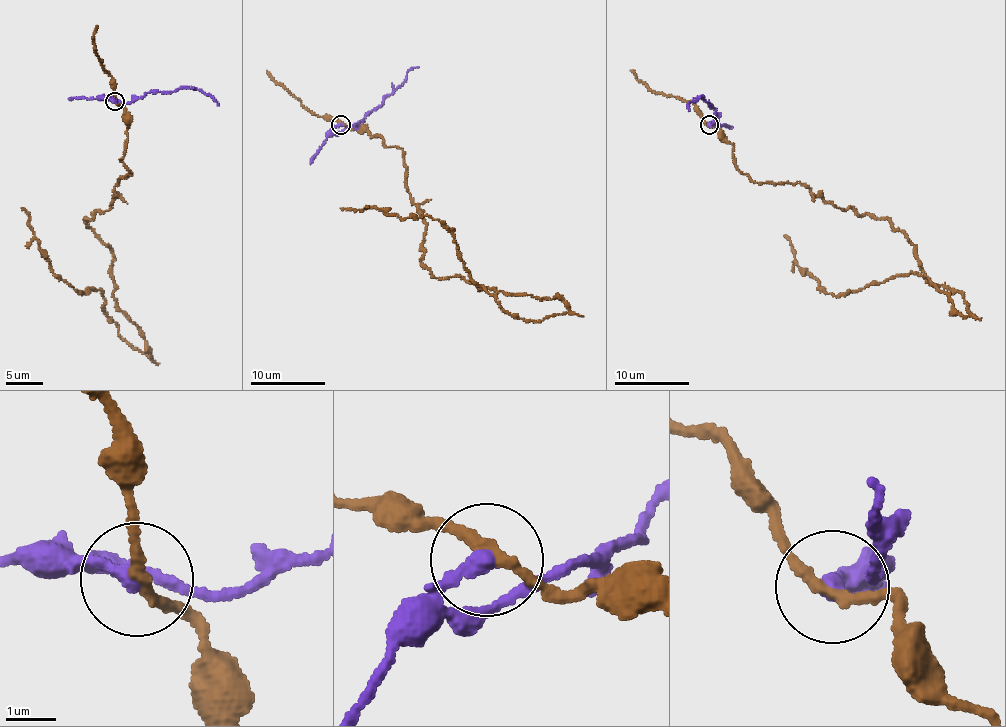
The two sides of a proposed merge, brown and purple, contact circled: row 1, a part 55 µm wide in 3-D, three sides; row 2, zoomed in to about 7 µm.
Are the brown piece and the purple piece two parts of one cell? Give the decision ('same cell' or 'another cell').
another cell

